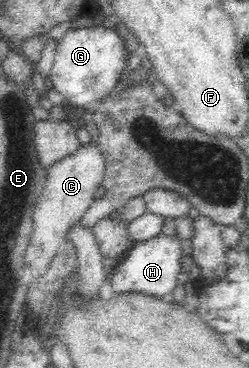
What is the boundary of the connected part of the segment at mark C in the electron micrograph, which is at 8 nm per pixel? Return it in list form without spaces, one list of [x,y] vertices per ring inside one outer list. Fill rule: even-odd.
[[[92,121],[86,126],[91,136],[91,141],[80,145],[74,154],[65,156],[60,162],[54,162],[46,169],[46,180],[44,180],[44,192],[36,202],[34,216],[34,226],[30,236],[30,272],[34,276],[40,276],[48,270],[52,260],[56,258],[64,244],[67,242],[68,234],[72,230],[71,226],[78,223],[84,213],[96,199],[96,190],[103,184],[105,175],[105,160],[103,154],[96,144],[99,136],[99,128]]]

